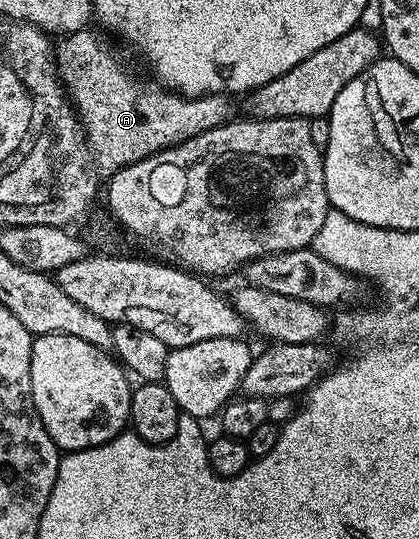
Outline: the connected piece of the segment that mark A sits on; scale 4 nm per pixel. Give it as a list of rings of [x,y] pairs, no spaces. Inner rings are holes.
[[[83,32],[80,34],[67,34],[59,37],[56,42],[56,54],[59,59],[70,58],[70,62],[61,63],[60,77],[67,87],[78,94],[106,94],[106,98],[86,98],[80,106],[80,122],[84,127],[84,137],[88,153],[93,165],[103,175],[109,176],[114,171],[124,168],[128,164],[136,164],[156,152],[166,150],[170,146],[179,146],[184,140],[196,136],[205,130],[223,126],[231,121],[234,114],[240,110],[233,97],[229,94],[199,94],[187,96],[177,93],[157,81],[145,82],[134,74],[129,74],[120,63],[114,59],[114,54],[106,50],[106,42],[98,34]]]

